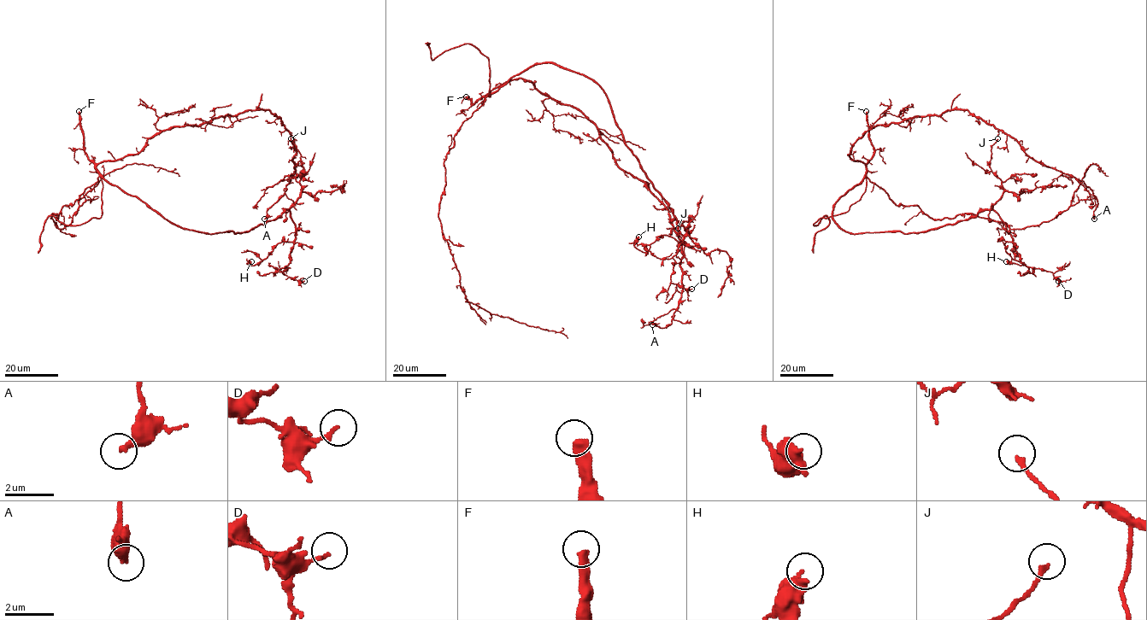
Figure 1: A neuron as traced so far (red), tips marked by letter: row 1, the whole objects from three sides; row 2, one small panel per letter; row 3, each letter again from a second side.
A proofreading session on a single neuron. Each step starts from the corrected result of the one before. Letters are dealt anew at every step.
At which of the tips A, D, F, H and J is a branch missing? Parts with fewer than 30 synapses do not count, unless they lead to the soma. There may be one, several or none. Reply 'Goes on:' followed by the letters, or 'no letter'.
Goes on: F

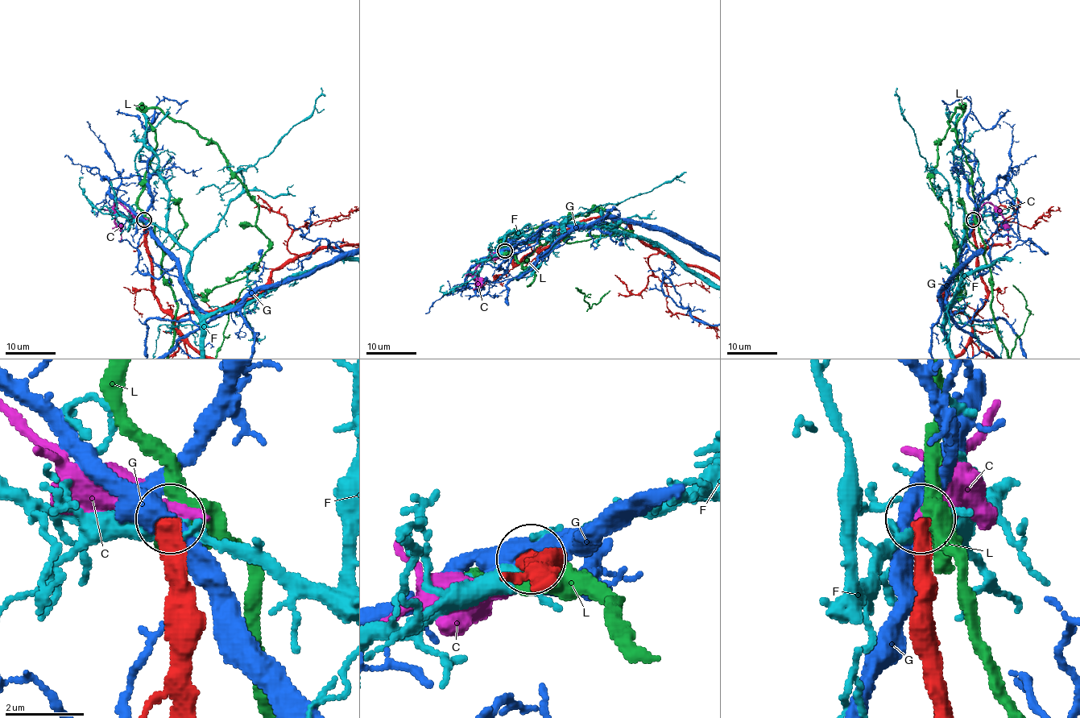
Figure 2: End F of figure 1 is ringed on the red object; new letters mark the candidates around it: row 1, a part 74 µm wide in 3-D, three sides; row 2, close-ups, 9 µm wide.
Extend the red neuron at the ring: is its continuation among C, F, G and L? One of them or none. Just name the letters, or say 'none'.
none

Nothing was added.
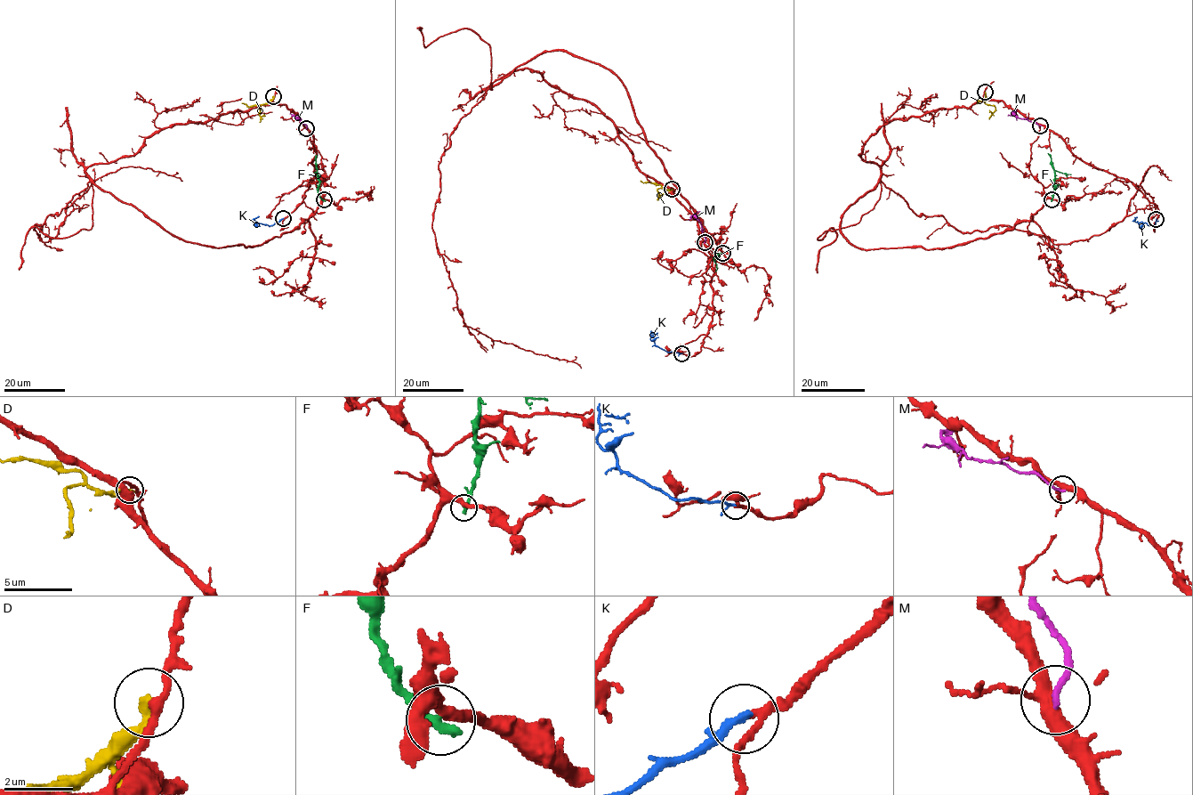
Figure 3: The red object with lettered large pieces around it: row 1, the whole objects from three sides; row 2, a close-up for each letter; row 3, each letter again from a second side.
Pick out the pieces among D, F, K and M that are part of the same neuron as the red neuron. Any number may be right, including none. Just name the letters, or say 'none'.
K

